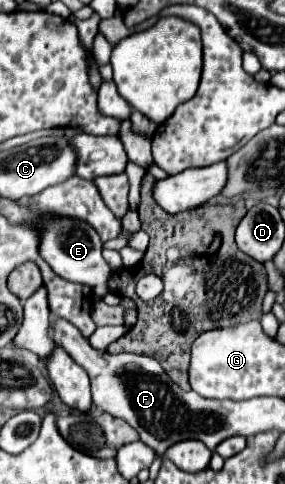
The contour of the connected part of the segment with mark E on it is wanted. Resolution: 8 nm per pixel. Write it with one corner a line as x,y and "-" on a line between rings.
45,218
41,222
41,228
45,228
45,230
41,234
39,252
45,258
45,262
55,270
55,274
59,274
61,278
65,278
69,282
89,286
97,298
103,298
105,294
111,292
109,278
111,278
113,270
103,260
103,256
101,256
101,240
97,236
97,232
87,222
67,220
67,218
63,218
63,220

